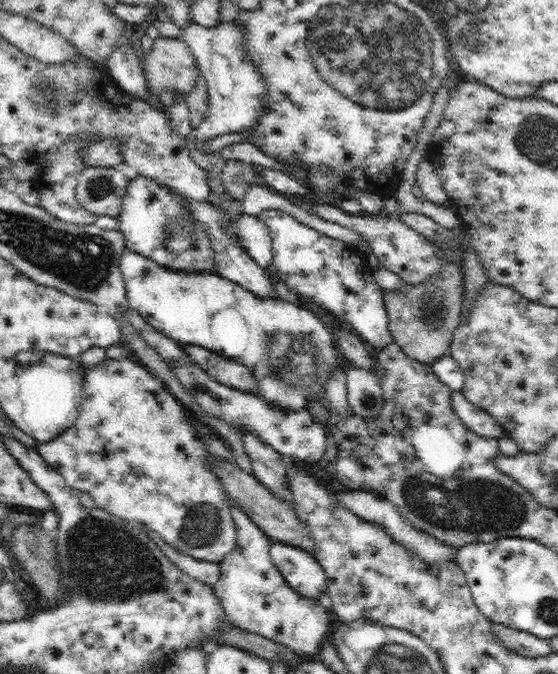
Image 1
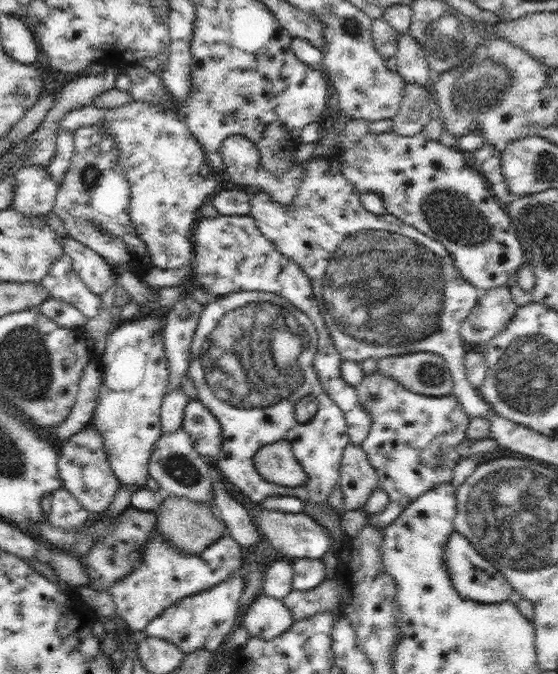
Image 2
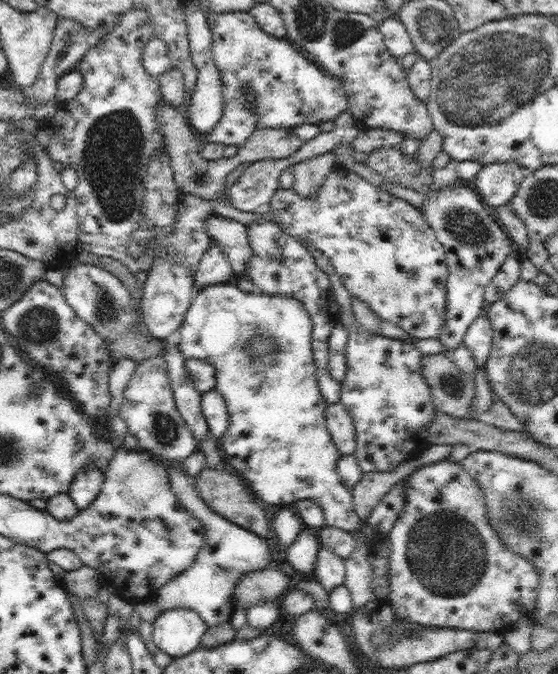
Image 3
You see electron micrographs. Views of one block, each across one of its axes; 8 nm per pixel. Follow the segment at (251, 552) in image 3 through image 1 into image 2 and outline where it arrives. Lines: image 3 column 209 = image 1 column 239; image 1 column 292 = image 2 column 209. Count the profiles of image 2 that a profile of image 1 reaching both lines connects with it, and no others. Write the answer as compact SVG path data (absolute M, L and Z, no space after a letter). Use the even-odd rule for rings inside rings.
M235 572L216 586L187 596L166 608L165 612L162 611L150 621L143 633L146 636L156 636L178 645L184 655L198 648L206 648L214 652L222 646L223 642L228 641L229 636L237 628L238 604L244 592L245 582L246 579L242 578L240 573Z

